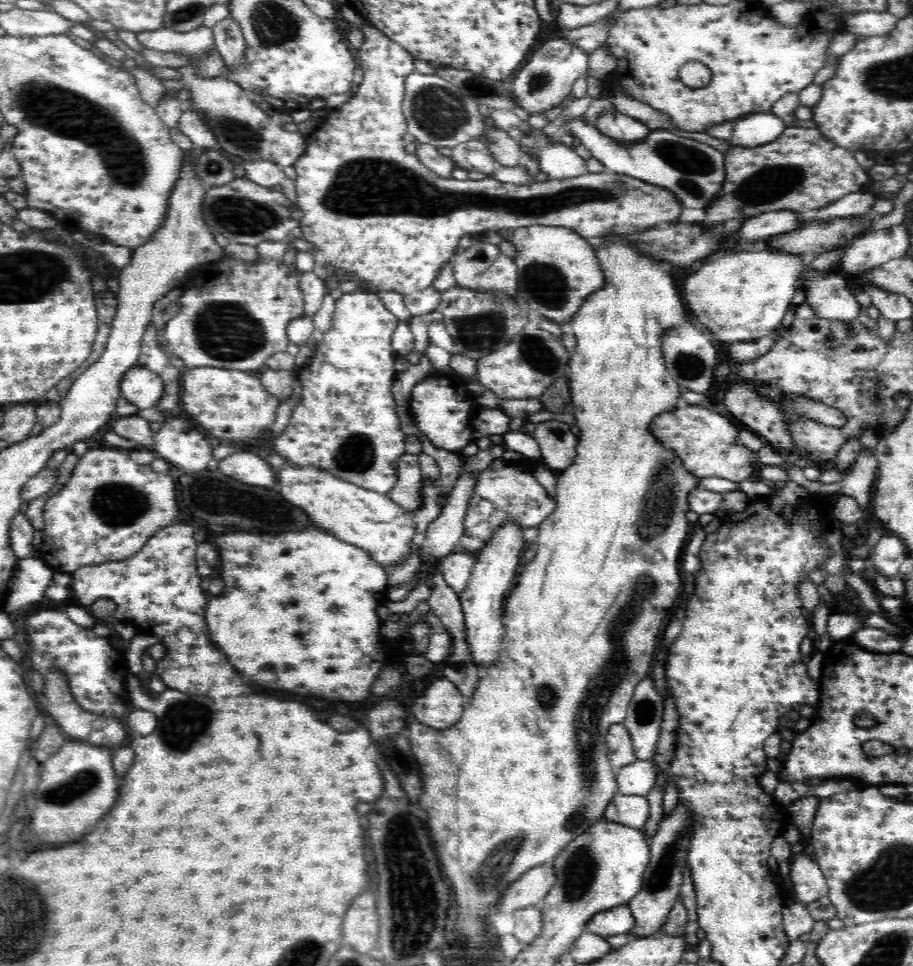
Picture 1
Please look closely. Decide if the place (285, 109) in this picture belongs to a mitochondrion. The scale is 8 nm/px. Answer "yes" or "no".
no

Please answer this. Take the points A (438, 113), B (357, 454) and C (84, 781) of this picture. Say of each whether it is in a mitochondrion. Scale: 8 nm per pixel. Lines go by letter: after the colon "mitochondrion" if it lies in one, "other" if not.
A: mitochondrion
B: mitochondrion
C: mitochondrion

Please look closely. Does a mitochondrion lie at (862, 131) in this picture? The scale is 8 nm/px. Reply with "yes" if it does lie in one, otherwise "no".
no

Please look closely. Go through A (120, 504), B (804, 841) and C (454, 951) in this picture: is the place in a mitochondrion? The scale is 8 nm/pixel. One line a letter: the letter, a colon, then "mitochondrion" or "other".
A: mitochondrion
B: other
C: mitochondrion

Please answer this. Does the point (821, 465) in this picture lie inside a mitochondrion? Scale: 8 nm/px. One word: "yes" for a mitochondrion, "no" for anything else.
no

